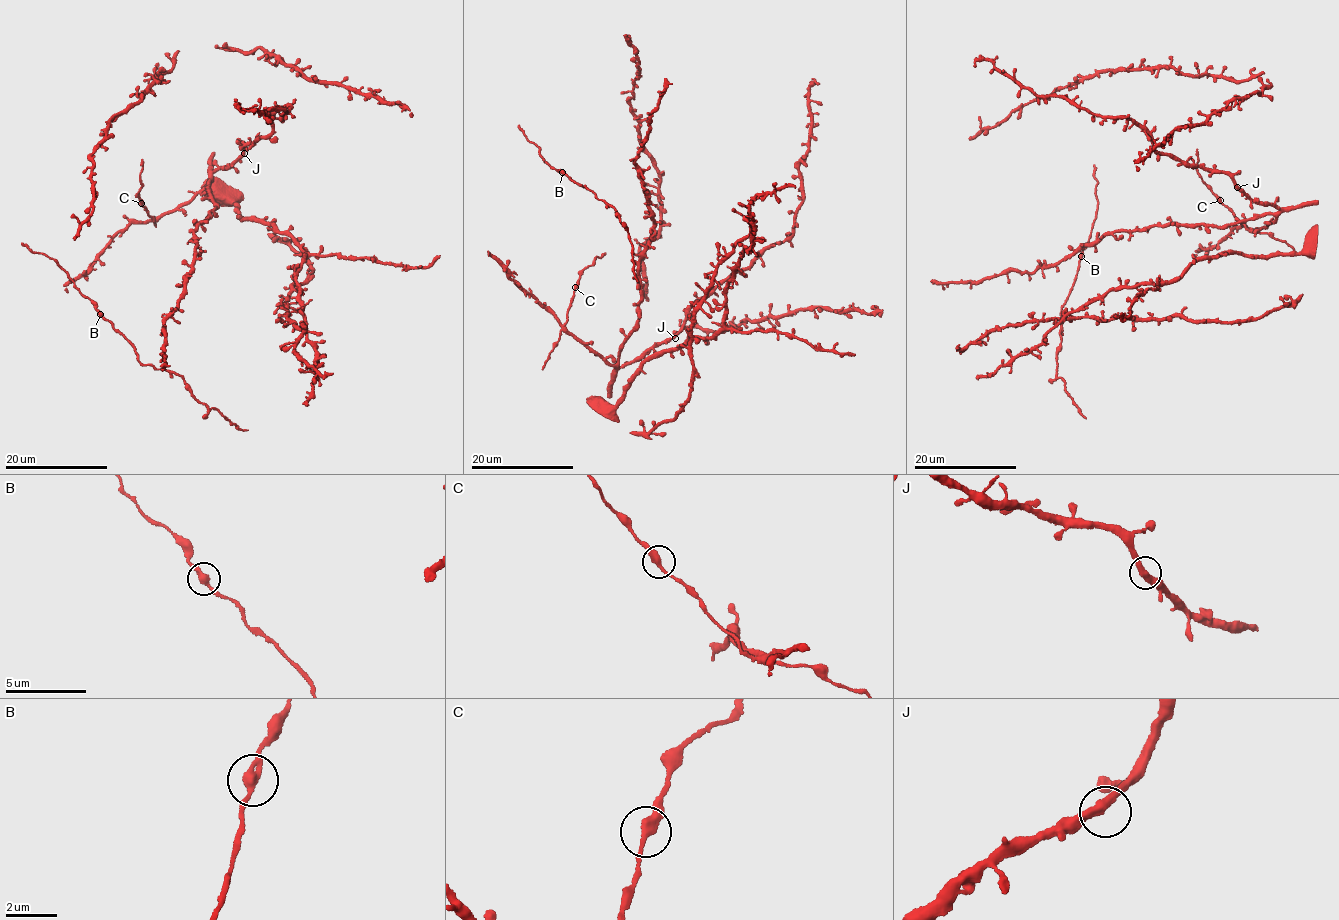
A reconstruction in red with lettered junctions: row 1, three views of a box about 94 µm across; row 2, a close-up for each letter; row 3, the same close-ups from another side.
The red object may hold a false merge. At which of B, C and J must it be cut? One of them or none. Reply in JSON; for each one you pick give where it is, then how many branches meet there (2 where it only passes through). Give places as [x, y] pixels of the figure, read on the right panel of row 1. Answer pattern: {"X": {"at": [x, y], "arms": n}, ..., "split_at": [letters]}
{"split_at": []}

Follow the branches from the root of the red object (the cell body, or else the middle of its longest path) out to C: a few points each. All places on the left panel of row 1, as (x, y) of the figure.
C: (242, 154), (230, 165), (217, 169), (211, 181), (187, 202), (158, 219), (153, 220), (141, 203)

